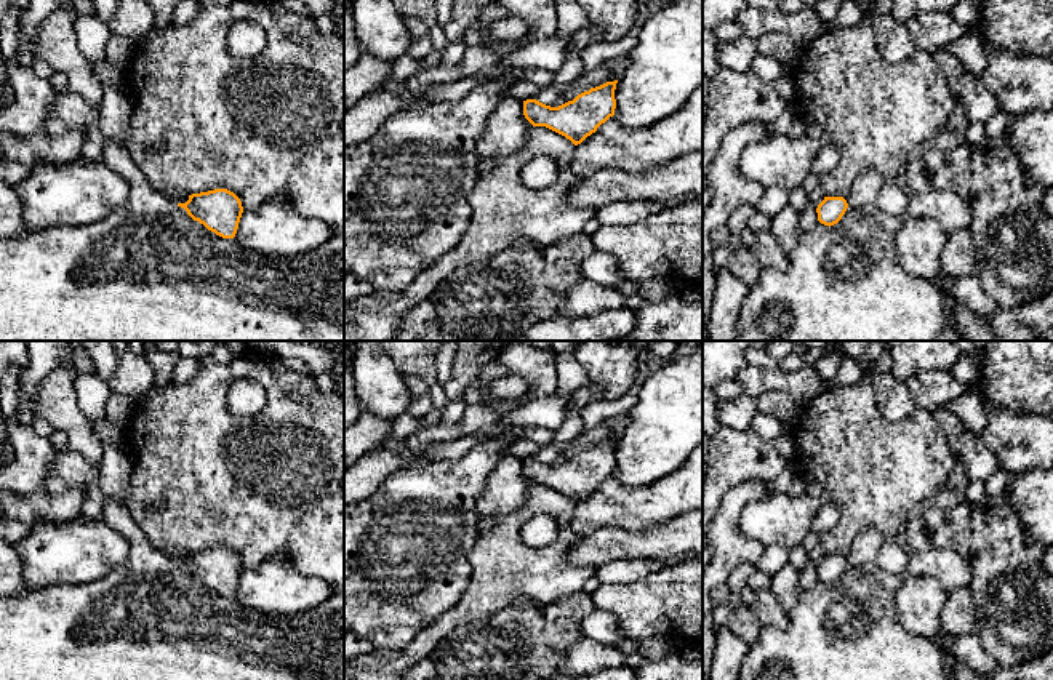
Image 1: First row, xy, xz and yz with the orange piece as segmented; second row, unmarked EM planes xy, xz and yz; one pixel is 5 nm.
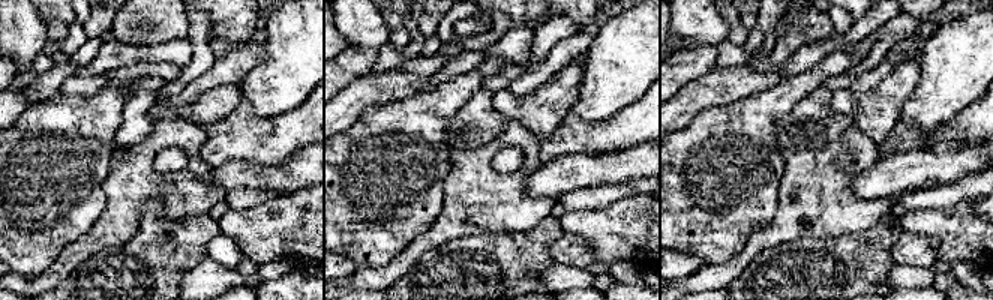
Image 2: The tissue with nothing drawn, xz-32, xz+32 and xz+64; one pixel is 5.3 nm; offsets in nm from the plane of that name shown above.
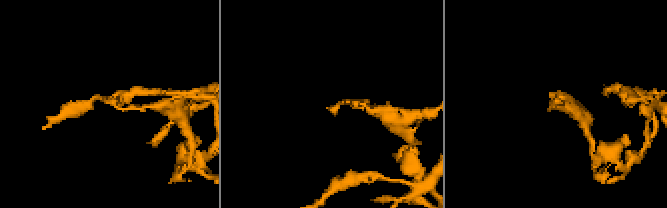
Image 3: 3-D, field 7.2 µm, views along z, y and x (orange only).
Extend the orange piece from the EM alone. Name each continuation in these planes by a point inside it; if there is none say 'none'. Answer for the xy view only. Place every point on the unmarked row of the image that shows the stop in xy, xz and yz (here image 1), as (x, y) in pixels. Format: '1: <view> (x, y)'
none

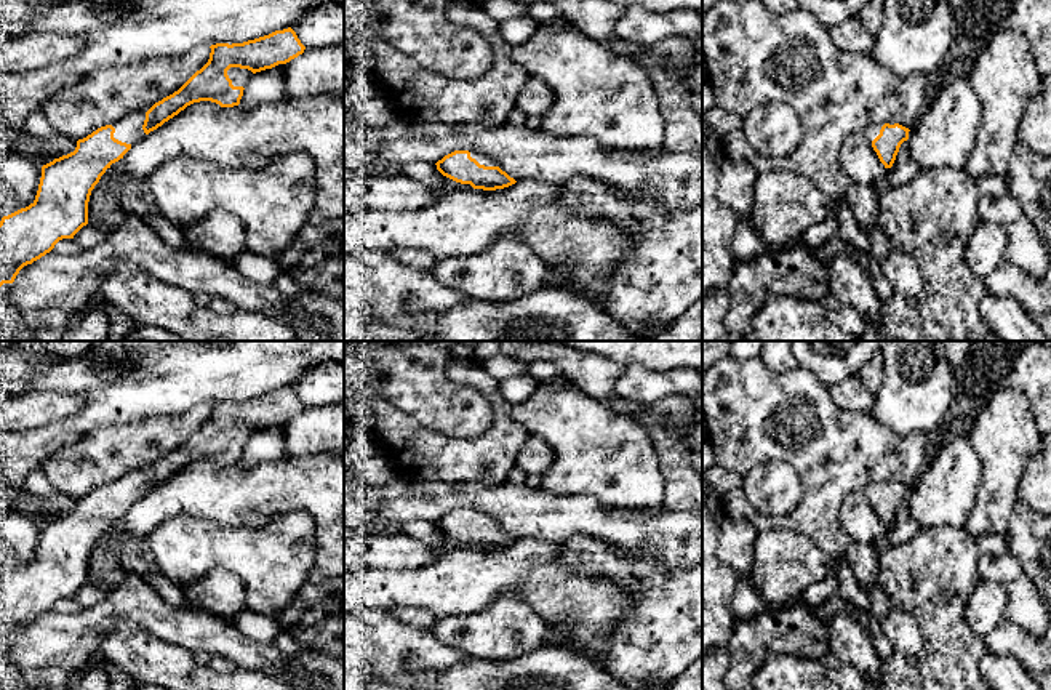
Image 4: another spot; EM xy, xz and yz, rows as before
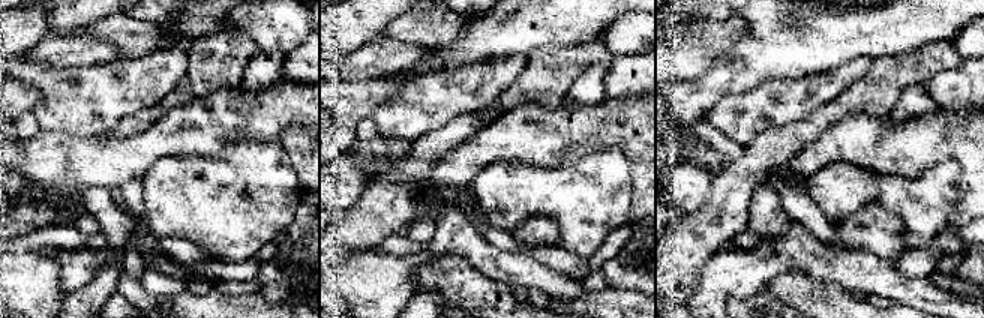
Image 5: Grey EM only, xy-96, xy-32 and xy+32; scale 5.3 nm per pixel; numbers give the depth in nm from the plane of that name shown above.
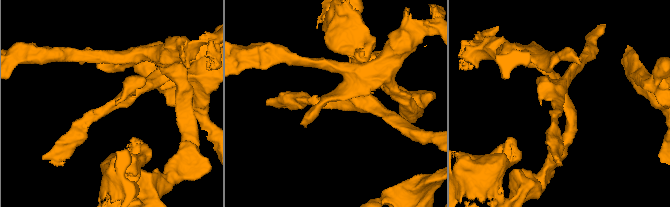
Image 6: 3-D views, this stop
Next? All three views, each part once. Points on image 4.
1: xy (240, 436)
2: xy (128, 489)

